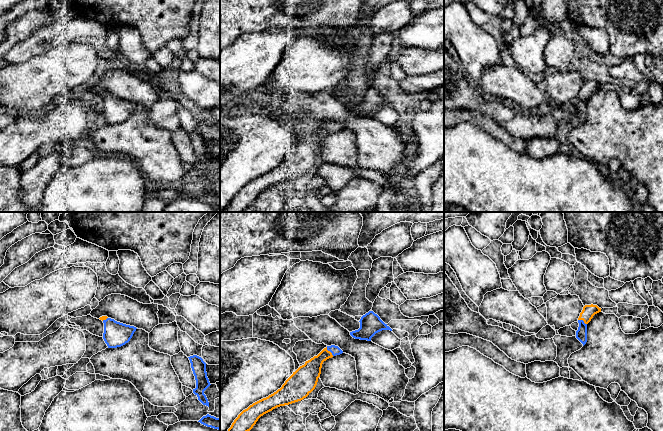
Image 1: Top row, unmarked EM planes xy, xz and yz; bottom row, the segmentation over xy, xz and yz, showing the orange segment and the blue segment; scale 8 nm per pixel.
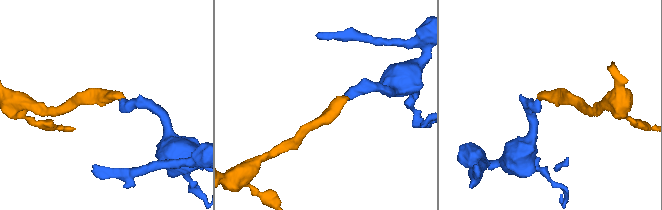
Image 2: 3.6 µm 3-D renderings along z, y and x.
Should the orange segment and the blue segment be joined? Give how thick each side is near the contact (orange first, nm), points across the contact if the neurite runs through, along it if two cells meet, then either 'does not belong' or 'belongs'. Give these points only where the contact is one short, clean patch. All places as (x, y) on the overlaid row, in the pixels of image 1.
calibres 170 and 80 nm; way xz (308, 374), (312, 367), (329, 351), (335, 350); belongs

